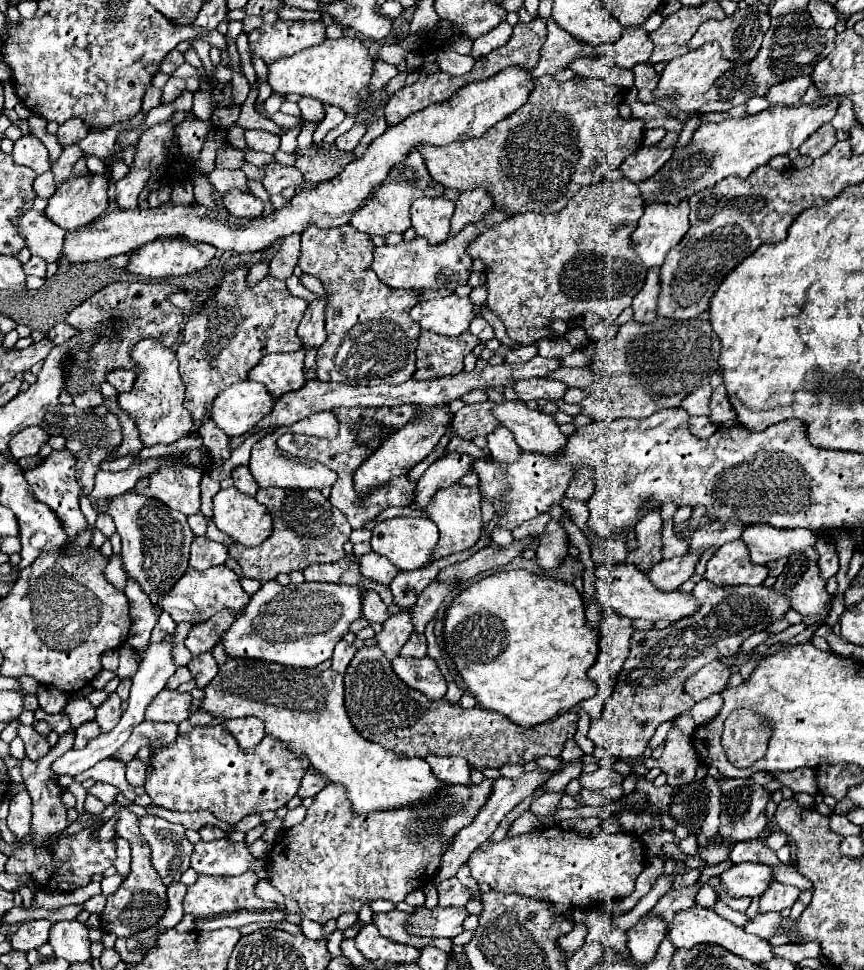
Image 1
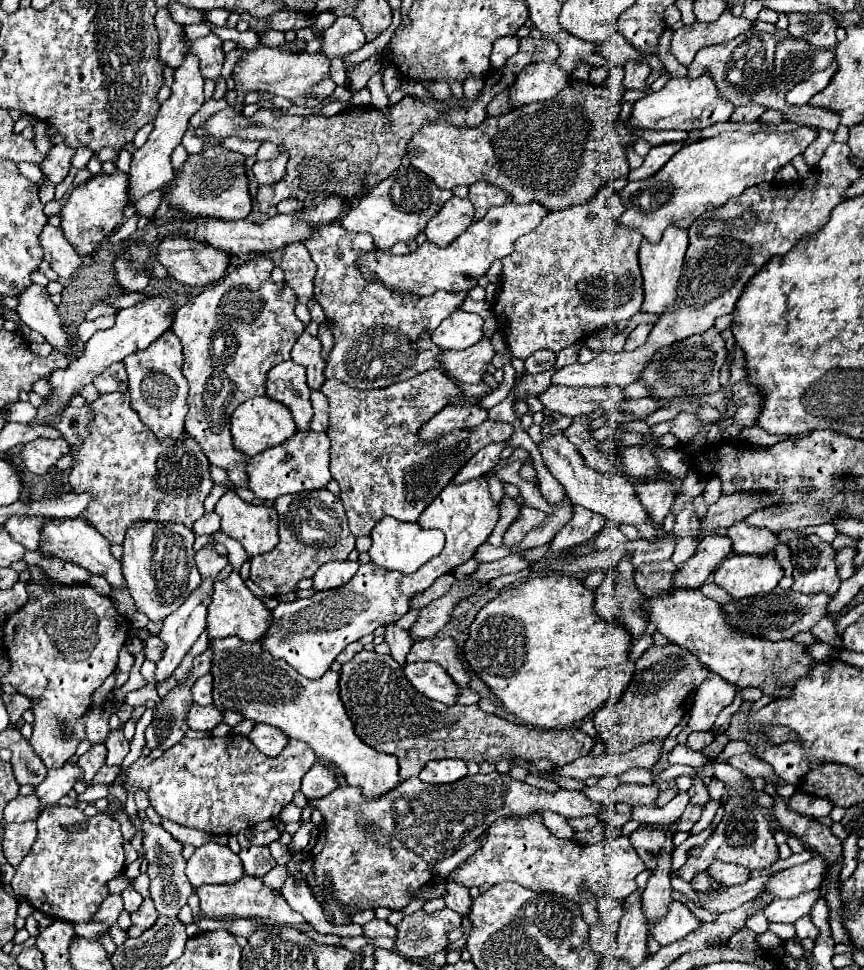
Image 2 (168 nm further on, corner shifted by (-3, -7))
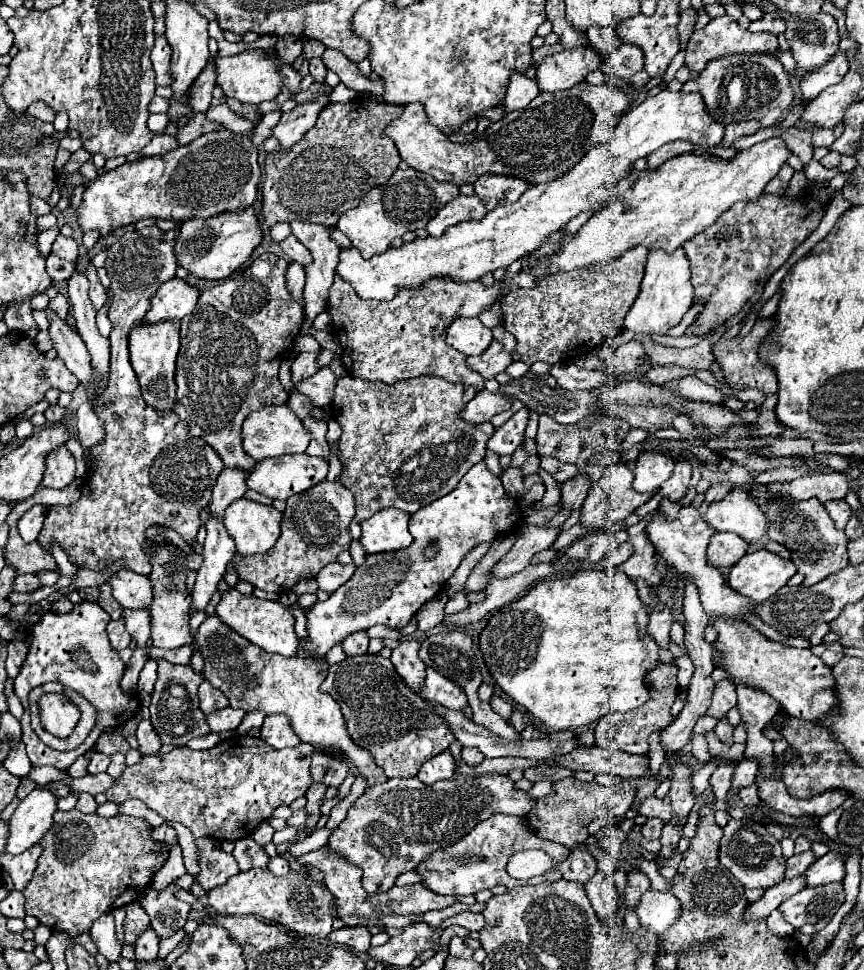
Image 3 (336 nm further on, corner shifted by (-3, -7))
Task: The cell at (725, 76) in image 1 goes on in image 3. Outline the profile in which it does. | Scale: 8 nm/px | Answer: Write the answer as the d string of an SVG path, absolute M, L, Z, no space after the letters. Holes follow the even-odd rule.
M663 89L621 117L617 143L593 147L585 153L581 163L561 179L535 185L527 189L517 203L499 203L481 221L453 225L441 237L417 237L411 243L373 255L371 259L363 259L357 249L341 251L337 273L353 285L359 297L379 301L393 299L401 289L423 287L425 281L433 277L449 277L455 283L479 281L499 267L509 267L525 253L533 253L551 231L561 229L581 211L599 211L605 207L605 203L613 199L617 183L631 171L635 159L647 157L661 145L677 139L715 147L723 139L723 127L725 125L707 113L701 93L671 93Z

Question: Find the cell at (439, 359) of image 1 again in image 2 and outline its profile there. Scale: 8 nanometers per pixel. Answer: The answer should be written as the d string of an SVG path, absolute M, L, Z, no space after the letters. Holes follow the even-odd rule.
M483 337L477 345L465 349L465 351L445 351L441 355L441 361L445 365L445 371L461 383L481 383L487 367L495 355L495 349L487 337Z

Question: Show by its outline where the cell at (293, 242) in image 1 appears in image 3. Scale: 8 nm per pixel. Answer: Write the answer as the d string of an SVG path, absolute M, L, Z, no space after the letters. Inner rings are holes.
M289 235L287 239L283 239L279 245L291 257L291 261L297 261L301 267L309 267L309 263L313 263L311 251L305 245L301 245L293 235Z

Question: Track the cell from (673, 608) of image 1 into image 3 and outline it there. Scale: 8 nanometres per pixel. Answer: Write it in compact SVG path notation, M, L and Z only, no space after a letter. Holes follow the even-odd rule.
M715 617L711 625L719 633L711 643L713 651L719 655L719 667L735 685L741 683L769 693L779 701L787 715L797 719L819 721L829 709L835 707L835 681L831 667L825 665L821 657L815 657L809 649L771 641L749 623L735 617Z

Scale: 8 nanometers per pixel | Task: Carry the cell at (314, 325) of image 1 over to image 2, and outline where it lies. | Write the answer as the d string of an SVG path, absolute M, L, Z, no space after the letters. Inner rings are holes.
M303 333L293 351L291 351L291 357L295 363L303 365L307 369L307 385L315 391L321 391L323 383L325 383L325 361L321 359L321 341L311 337L309 333Z

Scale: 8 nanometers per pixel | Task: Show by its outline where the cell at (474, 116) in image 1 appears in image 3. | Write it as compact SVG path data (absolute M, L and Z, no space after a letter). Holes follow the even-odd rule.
M579 47L573 51L561 51L543 59L537 67L537 87L541 93L555 93L581 83L587 73L601 67L597 51L593 47Z

